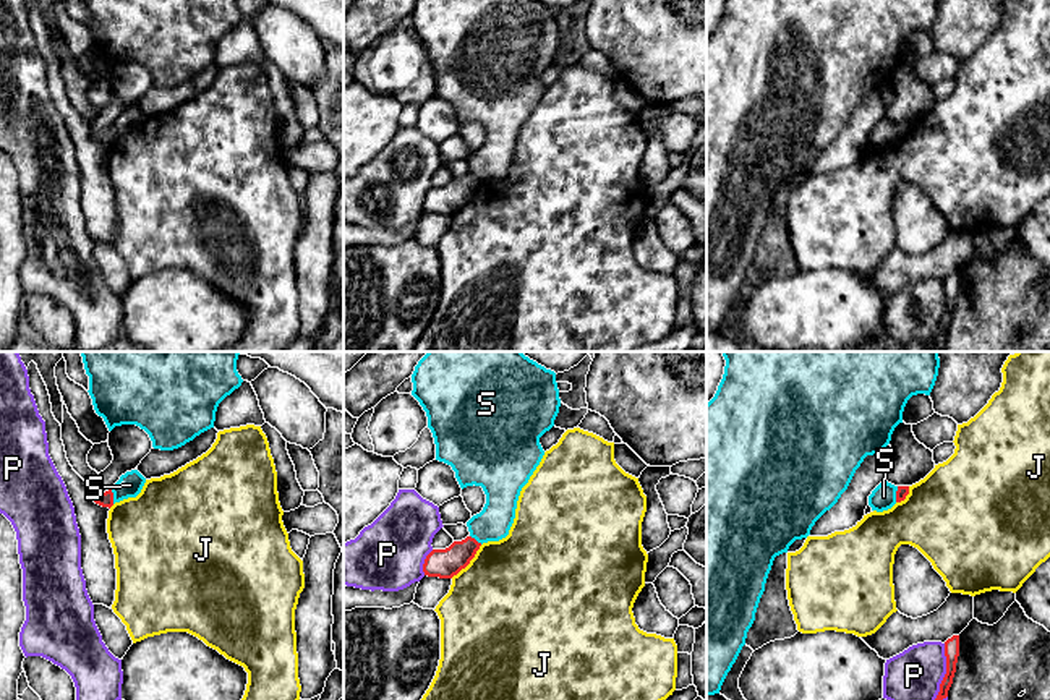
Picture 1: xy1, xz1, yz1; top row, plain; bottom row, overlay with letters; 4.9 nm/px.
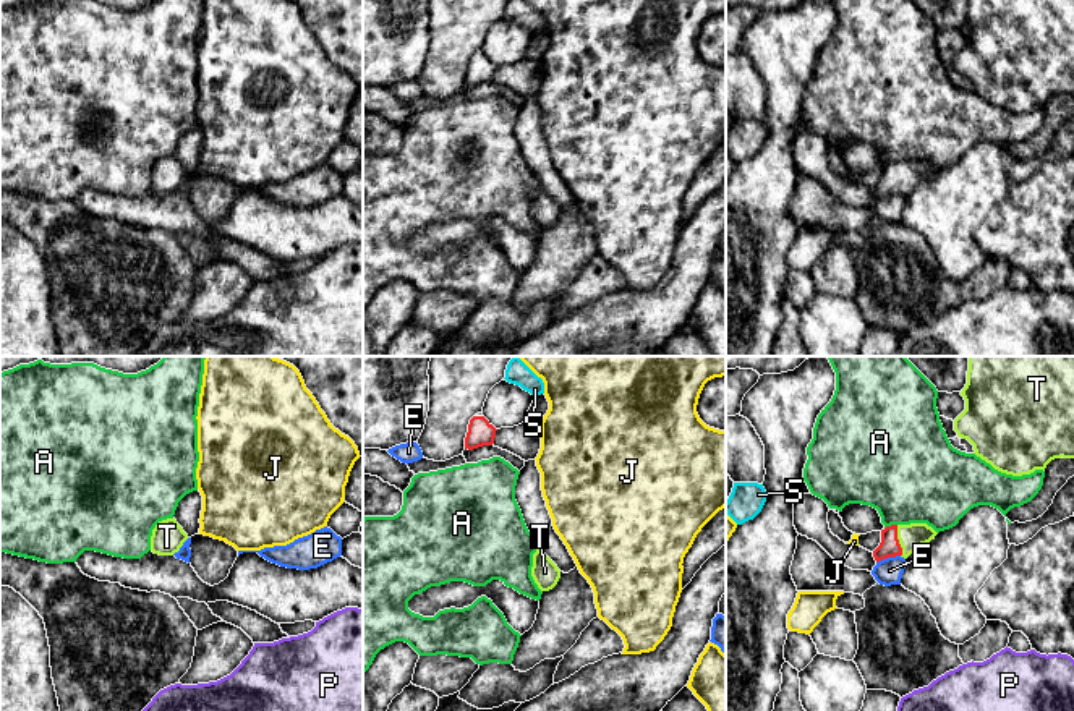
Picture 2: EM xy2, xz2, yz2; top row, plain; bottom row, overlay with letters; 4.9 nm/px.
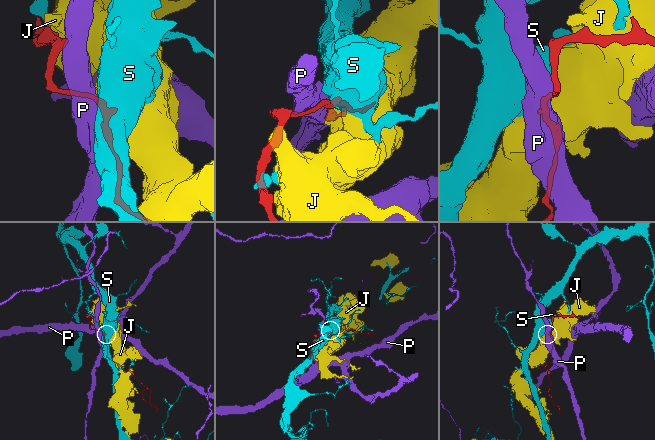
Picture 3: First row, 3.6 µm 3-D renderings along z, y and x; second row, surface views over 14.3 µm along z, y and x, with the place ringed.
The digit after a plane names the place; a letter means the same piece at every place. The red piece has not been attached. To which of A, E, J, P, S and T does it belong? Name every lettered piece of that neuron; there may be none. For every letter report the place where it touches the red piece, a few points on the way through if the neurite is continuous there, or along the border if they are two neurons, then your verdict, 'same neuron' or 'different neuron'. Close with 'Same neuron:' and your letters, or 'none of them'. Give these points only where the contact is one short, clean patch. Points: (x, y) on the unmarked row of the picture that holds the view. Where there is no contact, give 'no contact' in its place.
A: meets red in yz2 at (891, 162); border along yz2 (896, 161), (885, 166); different neuron
E: meets red in yz2 at (888, 193); border along yz2 (899, 191), (877, 200); different neuron
J: meets red in xz1 at (469, 200); different neuron
P: meets red in yz1 at (943, 316); different neuron
S: meets red in yz1 at (896, 132); border along yz1 (898, 123), (895, 138); different neuron
T: meets red in yz2 at (898, 178); runs through yz2 (890, 183), (898, 178), (911, 174); same neuron
Same neuron: T

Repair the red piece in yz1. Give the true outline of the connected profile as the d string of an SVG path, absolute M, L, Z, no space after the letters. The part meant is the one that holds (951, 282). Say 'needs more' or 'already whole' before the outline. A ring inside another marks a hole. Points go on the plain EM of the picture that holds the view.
already whole; M953 272L945 279L945 293L946 293L946 311L940 321L940 329L933 342L928 345L927 352L940 352L940 339L948 334L948 327L953 321L956 300L959 293L959 272Z

